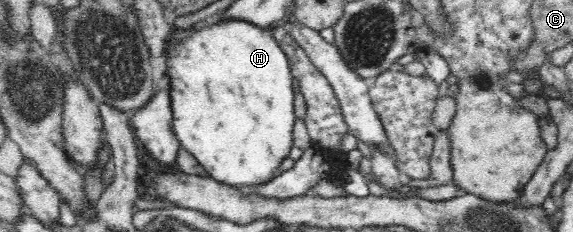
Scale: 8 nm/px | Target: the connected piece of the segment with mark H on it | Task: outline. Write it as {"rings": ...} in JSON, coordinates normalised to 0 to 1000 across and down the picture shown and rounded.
{"rings":[[[398,78],[398,95],[380,95],[380,103],[353,103],[342,112],[328,155],[304,198],[297,181],[297,241],[293,241],[293,310],[297,310],[298,353],[293,362],[298,414],[298,478],[302,500],[302,556],[312,603],[314,625],[321,629],[346,703],[354,720],[361,759],[394,793],[403,810],[450,810],[457,793],[468,793],[487,750],[485,720],[496,685],[504,681],[508,642],[513,634],[510,556],[517,526],[513,491],[513,379],[510,375],[511,319],[504,289],[497,228],[485,203],[476,172],[469,125],[450,121],[435,91],[415,91],[412,78]]]}

